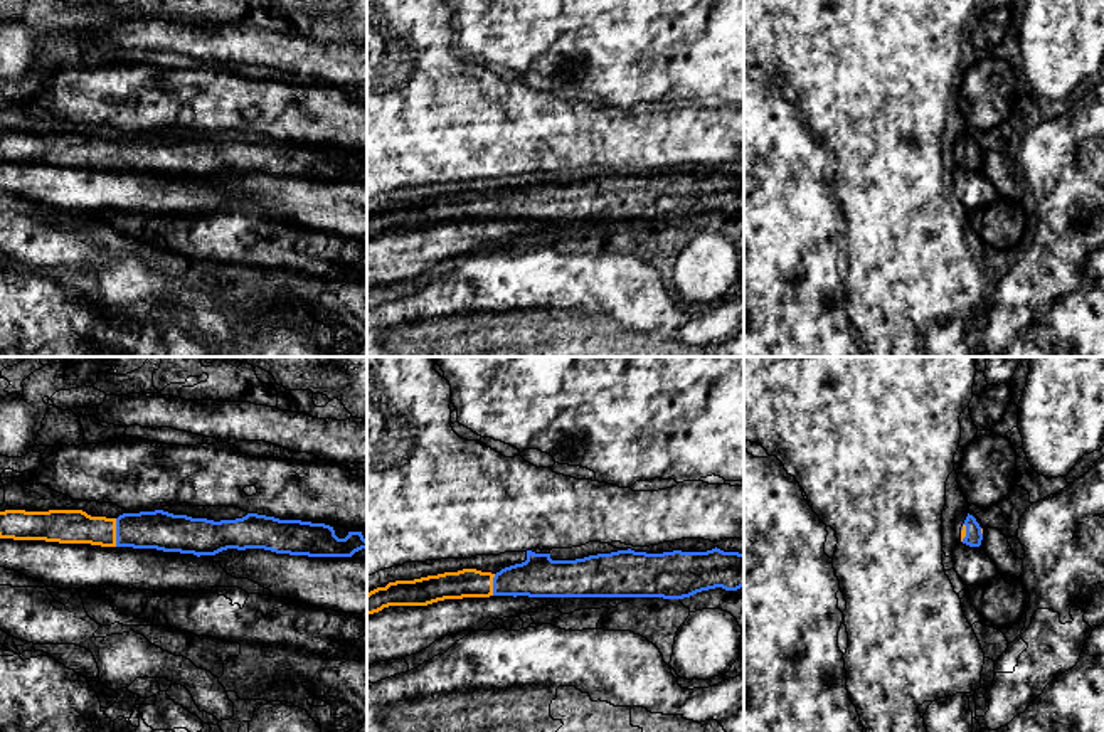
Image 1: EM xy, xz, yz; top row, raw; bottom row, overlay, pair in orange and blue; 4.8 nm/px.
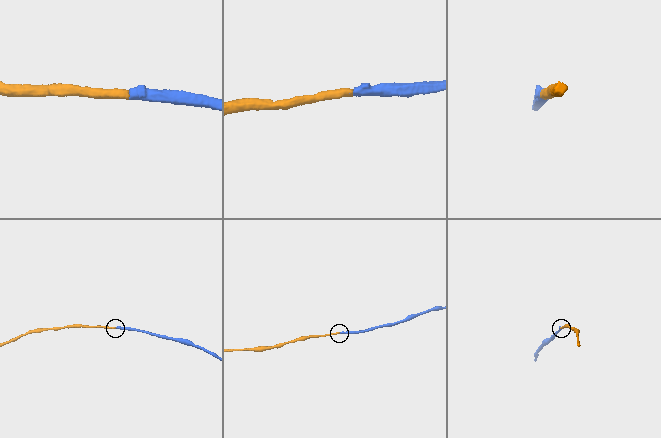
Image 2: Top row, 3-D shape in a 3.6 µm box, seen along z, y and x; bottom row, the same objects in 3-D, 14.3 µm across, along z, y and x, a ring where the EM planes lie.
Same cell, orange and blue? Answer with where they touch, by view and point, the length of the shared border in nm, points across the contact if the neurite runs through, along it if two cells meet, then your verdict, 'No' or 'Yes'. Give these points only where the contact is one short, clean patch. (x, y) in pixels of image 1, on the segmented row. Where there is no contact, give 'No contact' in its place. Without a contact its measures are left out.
Touches orange at xy (115, 532). Shared border 140 nm. Yes

